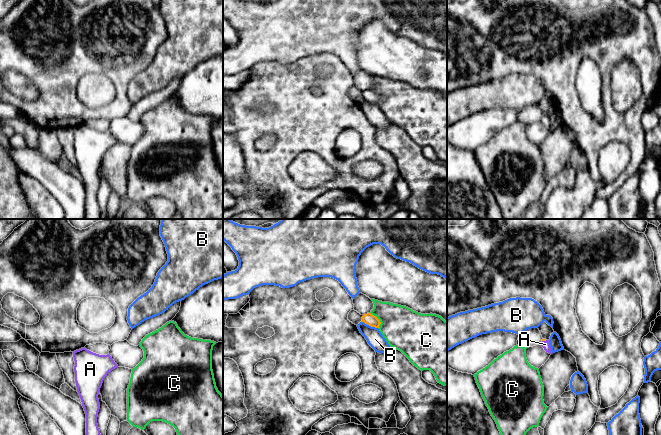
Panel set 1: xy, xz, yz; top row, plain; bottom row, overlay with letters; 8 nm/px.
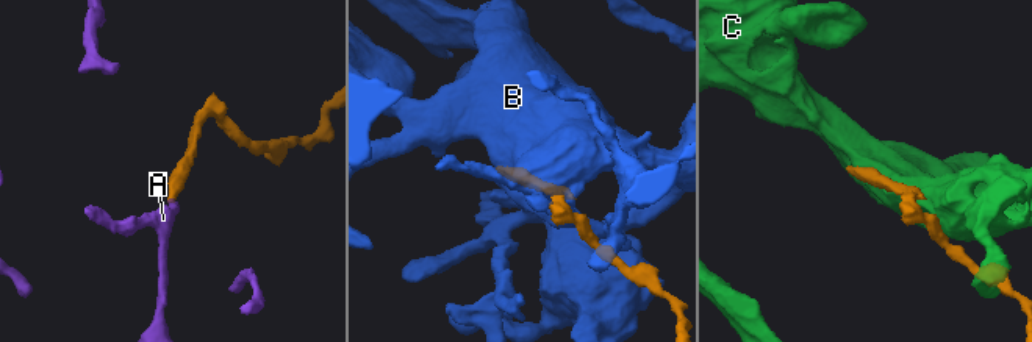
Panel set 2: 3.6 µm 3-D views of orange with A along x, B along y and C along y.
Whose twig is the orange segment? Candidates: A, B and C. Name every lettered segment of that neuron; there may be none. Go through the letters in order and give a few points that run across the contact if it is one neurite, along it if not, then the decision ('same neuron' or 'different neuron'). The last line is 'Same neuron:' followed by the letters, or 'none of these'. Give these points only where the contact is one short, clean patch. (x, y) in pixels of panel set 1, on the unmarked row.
A: line yz (542, 115), (544, 116), (545, 120); same neuron
B: different neuron
C: different neuron
Same neuron: A

